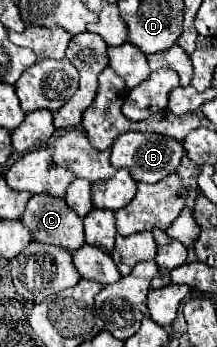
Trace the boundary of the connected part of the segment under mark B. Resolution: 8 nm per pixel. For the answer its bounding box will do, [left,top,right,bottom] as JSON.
[111,132,183,182]

